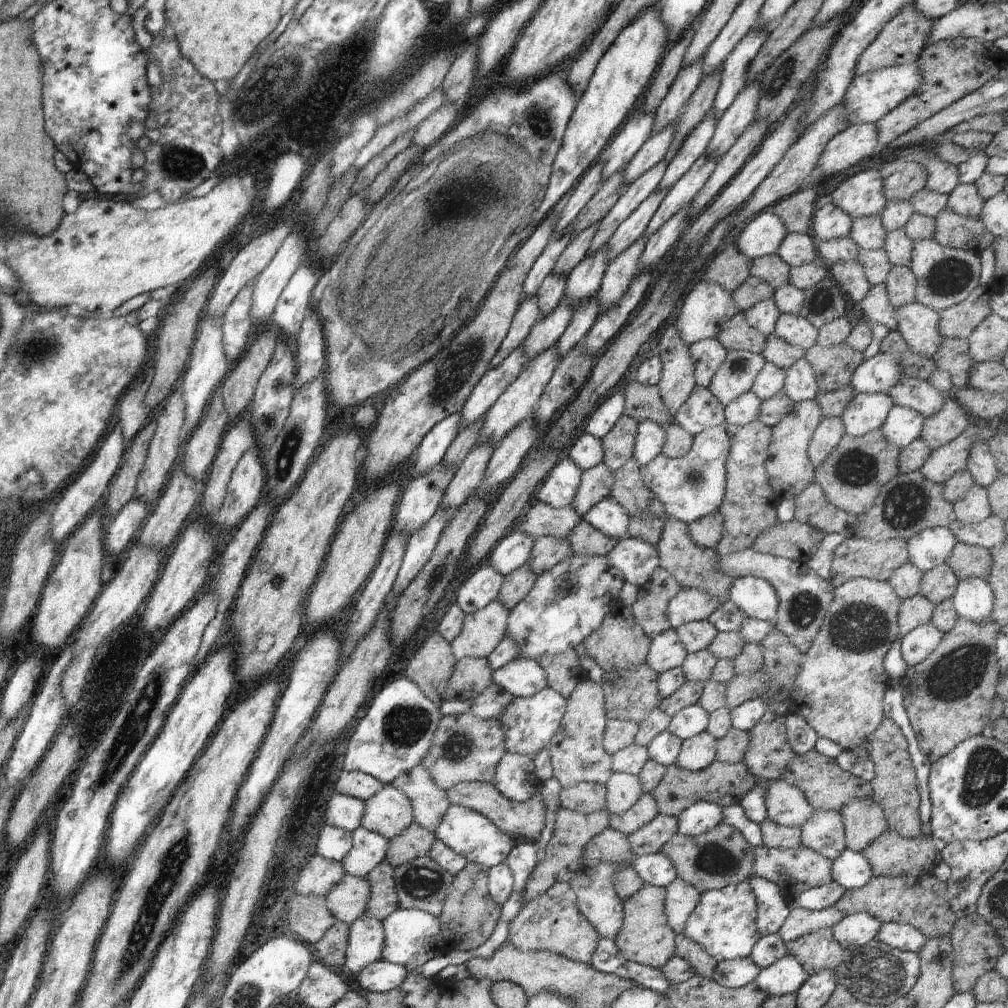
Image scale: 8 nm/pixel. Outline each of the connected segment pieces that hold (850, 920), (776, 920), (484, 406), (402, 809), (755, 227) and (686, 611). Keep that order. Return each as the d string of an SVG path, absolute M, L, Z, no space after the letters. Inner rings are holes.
M866 912L846 915L838 924L832 926L833 939L843 948L854 952L870 940L876 939L883 922Z
M753 876L749 883L758 906L756 908L758 932L762 937L777 933L788 918L793 905L786 904L780 894L780 888L766 878Z
M518 346L510 356L504 358L502 364L496 368L489 368L484 373L460 411L461 428L466 428L478 418L485 416L494 402L506 392L506 388L520 376L526 361L522 346Z
M384 785L365 802L361 826L392 840L414 823L410 799L394 785Z
M762 211L754 220L750 220L740 233L736 245L740 254L748 260L754 260L777 250L789 232L782 220L774 212Z
M682 587L668 604L668 622L672 629L676 629L688 622L708 619L720 604L722 602L714 594L702 592L698 588Z

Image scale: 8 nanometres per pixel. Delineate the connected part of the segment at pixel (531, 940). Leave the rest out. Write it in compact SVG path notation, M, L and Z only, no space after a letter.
M554 884L542 896L522 903L520 912L509 924L507 940L521 951L547 950L565 956L568 960L589 964L600 935L578 910L577 902L576 893L570 884Z

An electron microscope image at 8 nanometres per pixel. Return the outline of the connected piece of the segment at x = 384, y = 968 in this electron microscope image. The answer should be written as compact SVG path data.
M380 959L362 968L357 974L357 979L360 986L367 992L386 993L398 989L409 971L405 966Z

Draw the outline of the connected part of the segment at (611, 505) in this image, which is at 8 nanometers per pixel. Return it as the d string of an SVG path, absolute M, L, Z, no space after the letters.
M611 496L594 504L582 518L594 526L598 532L602 532L614 540L622 540L628 536L630 516L626 509Z

